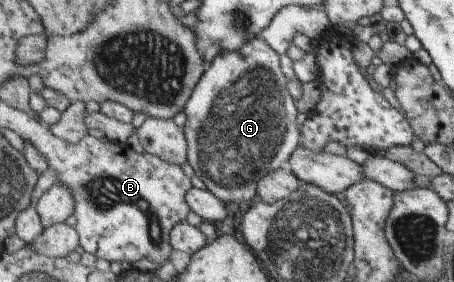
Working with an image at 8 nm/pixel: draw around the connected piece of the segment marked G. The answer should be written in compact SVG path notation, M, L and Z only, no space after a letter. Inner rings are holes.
M263 37L256 38L249 41L239 52L226 52L219 54L218 57L212 61L209 69L201 77L200 84L196 86L196 90L191 97L191 100L186 106L187 121L183 127L184 133L188 142L188 161L196 173L196 176L203 180L204 185L208 191L211 191L217 198L221 199L224 203L229 202L243 202L250 200L258 195L258 186L269 173L277 172L280 168L287 167L292 154L301 145L302 135L299 133L301 130L297 125L297 107L296 100L292 97L289 88L289 80L285 77L285 73L281 71L281 63L279 63L280 55L272 46L269 46Z

